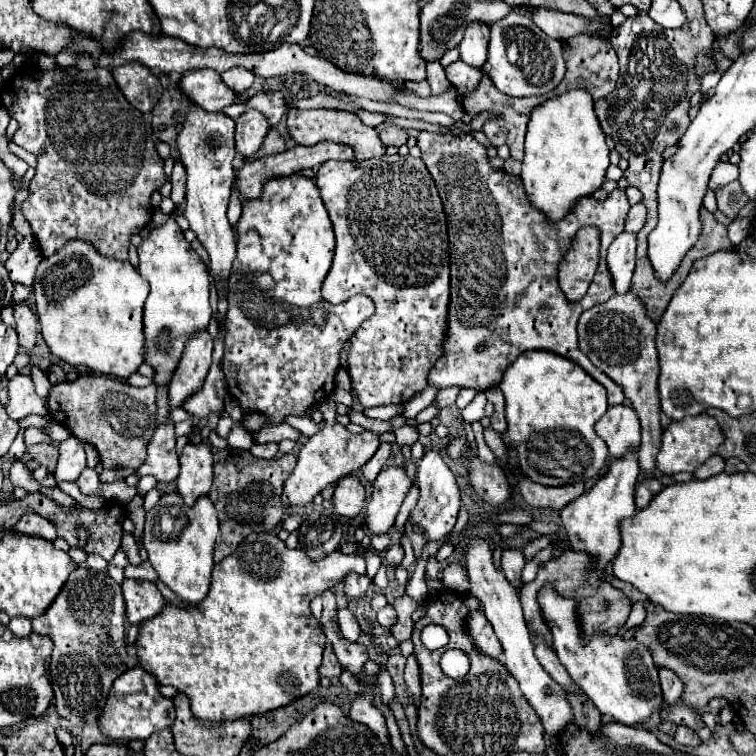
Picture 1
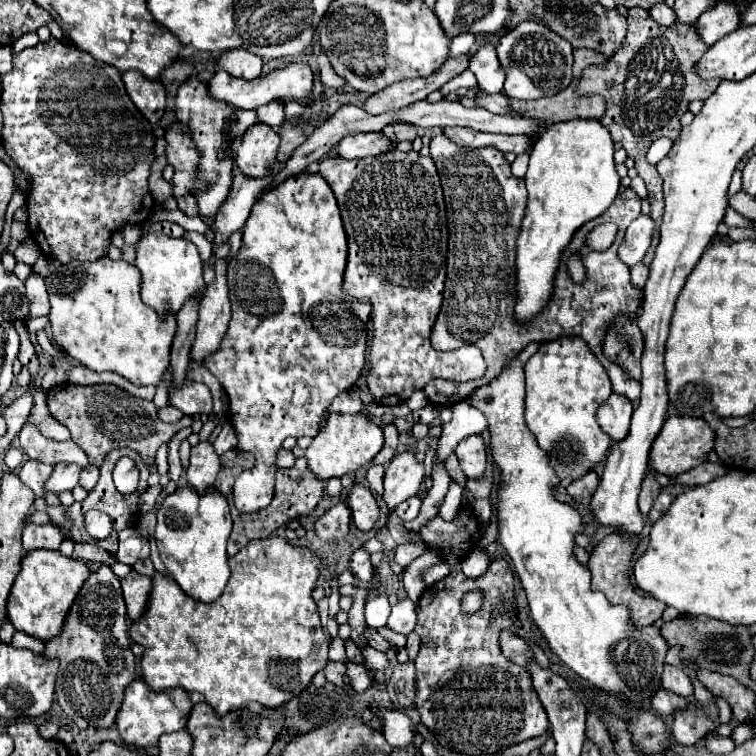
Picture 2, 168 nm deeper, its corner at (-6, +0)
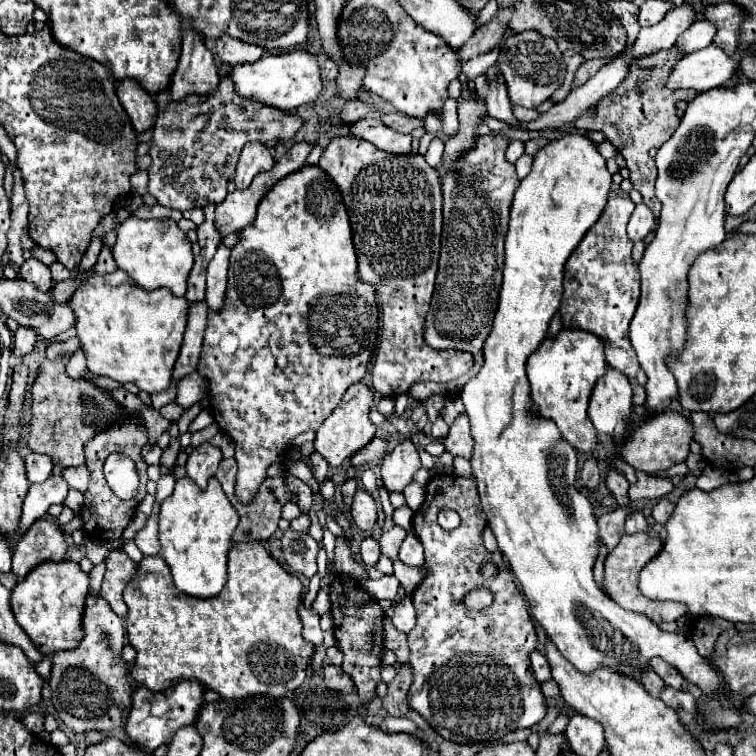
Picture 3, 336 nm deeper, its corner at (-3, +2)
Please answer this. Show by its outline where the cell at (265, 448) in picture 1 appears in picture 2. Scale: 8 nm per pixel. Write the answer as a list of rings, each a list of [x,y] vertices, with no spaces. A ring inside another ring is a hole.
[[[284,448],[278,450],[278,454],[276,454],[276,466],[278,468],[290,468],[290,466],[294,466],[294,462],[296,462],[296,458],[290,450],[284,450]]]

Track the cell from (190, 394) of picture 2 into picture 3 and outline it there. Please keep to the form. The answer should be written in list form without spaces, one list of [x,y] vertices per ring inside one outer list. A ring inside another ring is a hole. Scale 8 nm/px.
[[[115,270],[105,276],[93,274],[73,292],[69,304],[77,316],[77,336],[91,374],[107,376],[121,384],[133,382],[149,394],[169,388],[179,342],[183,342],[187,326],[187,298],[175,296],[169,288],[147,292],[129,280],[123,270]]]

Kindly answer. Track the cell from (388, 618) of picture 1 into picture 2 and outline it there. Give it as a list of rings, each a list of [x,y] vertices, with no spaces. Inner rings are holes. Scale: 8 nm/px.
[[[408,598],[400,600],[392,606],[392,614],[388,618],[388,628],[400,634],[410,634],[416,626],[416,604]]]

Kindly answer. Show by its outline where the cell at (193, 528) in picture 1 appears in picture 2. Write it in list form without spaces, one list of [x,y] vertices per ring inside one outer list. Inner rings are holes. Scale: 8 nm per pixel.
[[[192,486],[176,488],[176,492],[170,494],[158,508],[156,544],[160,558],[174,582],[190,598],[198,602],[212,602],[224,592],[230,578],[226,554],[230,530],[230,508],[226,498],[216,488],[208,488],[204,496],[198,496]]]

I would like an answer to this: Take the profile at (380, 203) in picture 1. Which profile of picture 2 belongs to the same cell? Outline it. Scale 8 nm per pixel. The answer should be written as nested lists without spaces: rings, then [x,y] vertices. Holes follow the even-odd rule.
[[[392,150],[360,160],[326,156],[324,160],[320,160],[320,176],[330,184],[338,200],[344,230],[348,236],[348,264],[342,290],[350,298],[366,298],[372,302],[372,340],[366,386],[374,402],[380,406],[402,404],[434,378],[448,378],[458,382],[482,378],[482,374],[486,372],[486,362],[476,346],[464,346],[452,352],[438,352],[430,346],[430,330],[444,300],[448,252],[446,206],[432,158],[420,156],[414,150]]]

